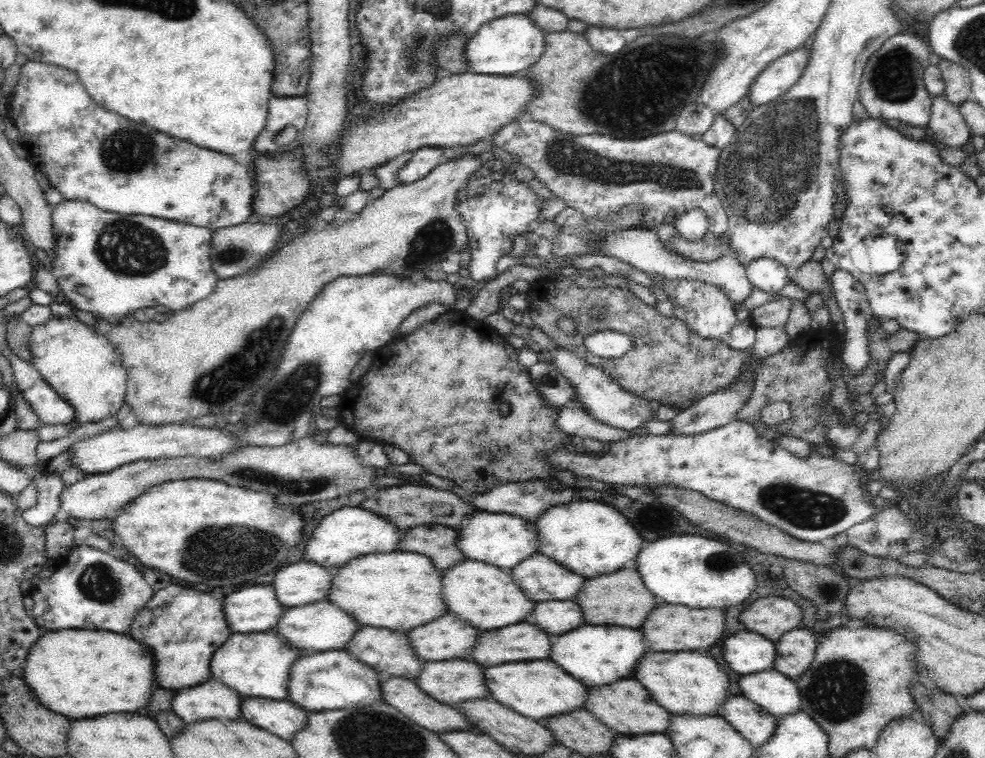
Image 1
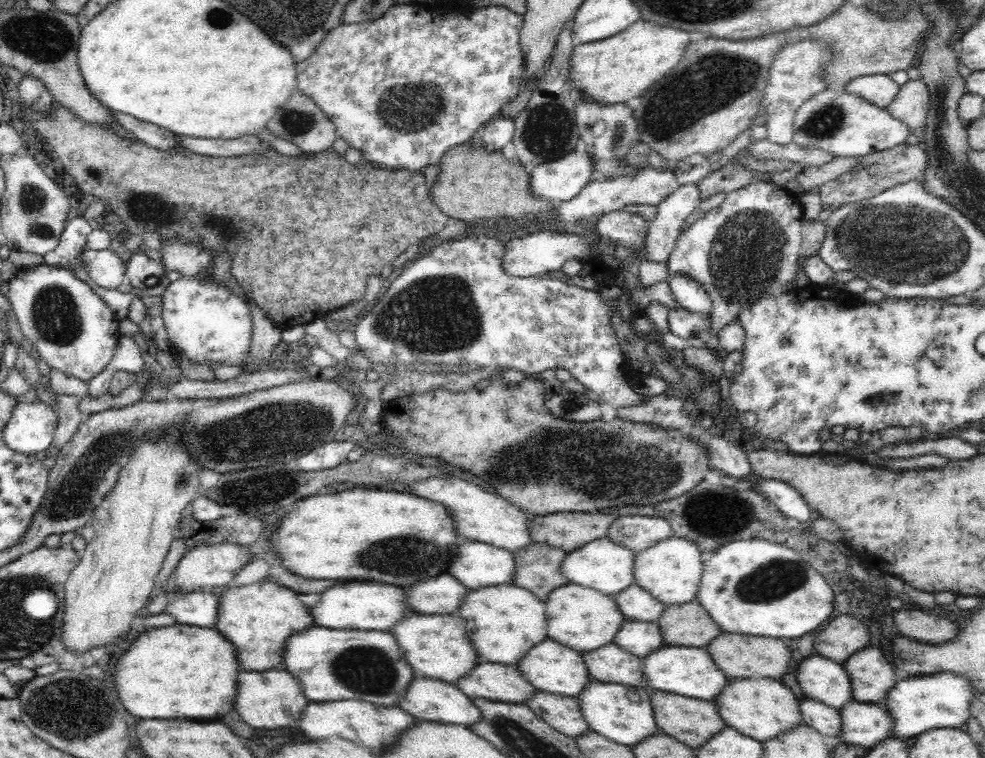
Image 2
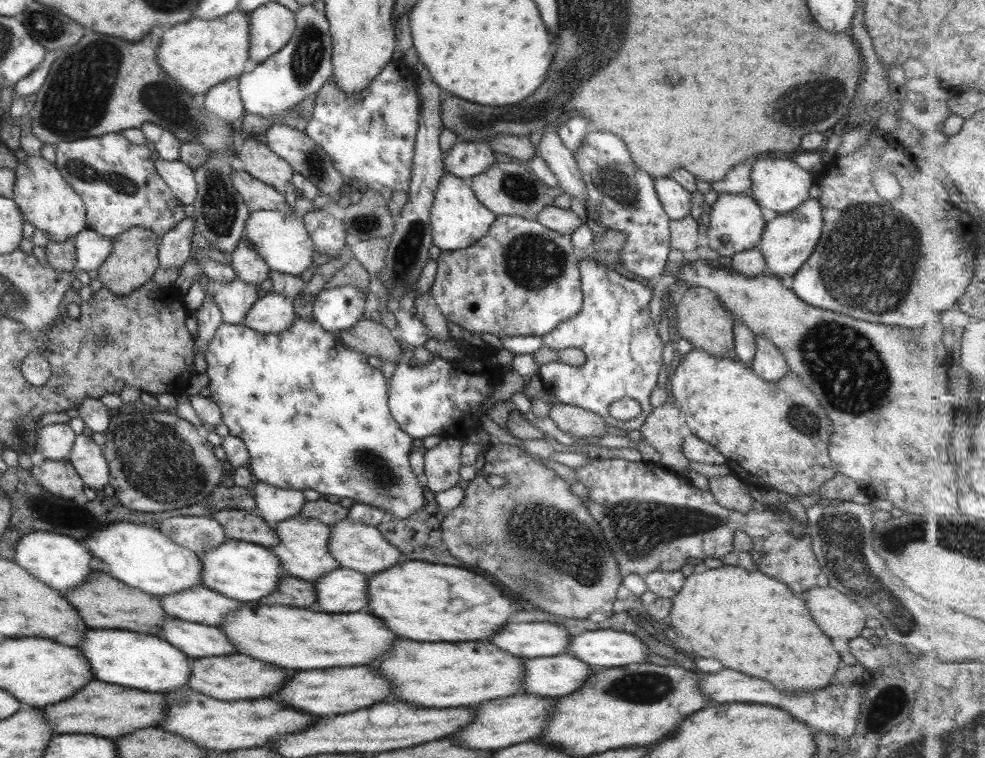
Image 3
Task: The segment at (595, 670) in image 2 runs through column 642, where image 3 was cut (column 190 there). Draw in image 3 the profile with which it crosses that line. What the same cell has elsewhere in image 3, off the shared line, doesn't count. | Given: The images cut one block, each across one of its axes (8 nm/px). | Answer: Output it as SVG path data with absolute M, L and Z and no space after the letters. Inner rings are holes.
M244 654L236 656L218 656L202 659L191 659L191 678L186 686L196 692L218 698L224 702L230 700L246 700L246 698L268 698L270 694L282 690L282 682L290 678L286 670L278 666L270 666L266 662L258 662Z

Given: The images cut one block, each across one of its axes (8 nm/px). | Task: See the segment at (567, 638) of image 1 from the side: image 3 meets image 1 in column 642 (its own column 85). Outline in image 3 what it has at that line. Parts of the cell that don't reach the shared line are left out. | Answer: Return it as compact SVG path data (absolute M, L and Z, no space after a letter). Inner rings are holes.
M90 630L86 632L82 652L90 660L96 680L108 684L164 694L171 690L182 690L191 678L191 658L160 636L129 630Z

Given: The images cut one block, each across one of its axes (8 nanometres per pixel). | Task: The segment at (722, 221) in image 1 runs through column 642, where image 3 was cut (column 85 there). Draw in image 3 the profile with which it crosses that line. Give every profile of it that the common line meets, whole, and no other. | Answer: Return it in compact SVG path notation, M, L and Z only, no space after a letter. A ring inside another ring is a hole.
M108 133L97 137L83 138L72 142L60 141L56 144L56 168L65 182L84 201L86 209L86 229L93 230L102 236L114 237L136 226L146 228L164 236L167 232L186 218L185 205L158 175L154 162L149 158L150 146L131 143L121 133Z

